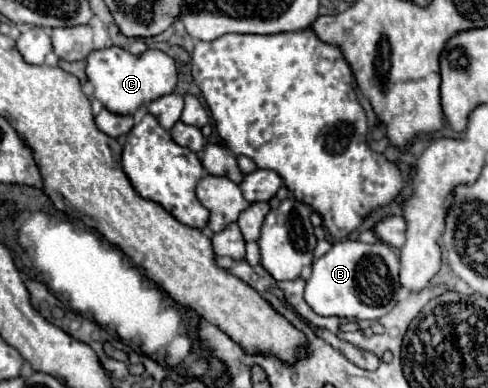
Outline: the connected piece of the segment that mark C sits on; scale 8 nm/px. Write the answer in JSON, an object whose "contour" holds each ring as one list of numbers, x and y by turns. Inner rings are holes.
{"contour":[[121,47,97,49,87,57,87,79,95,89,95,99,103,103,111,113,129,113,133,115,141,105,147,105,167,93,177,85,175,61,157,49,149,49,141,55,133,55]]}

